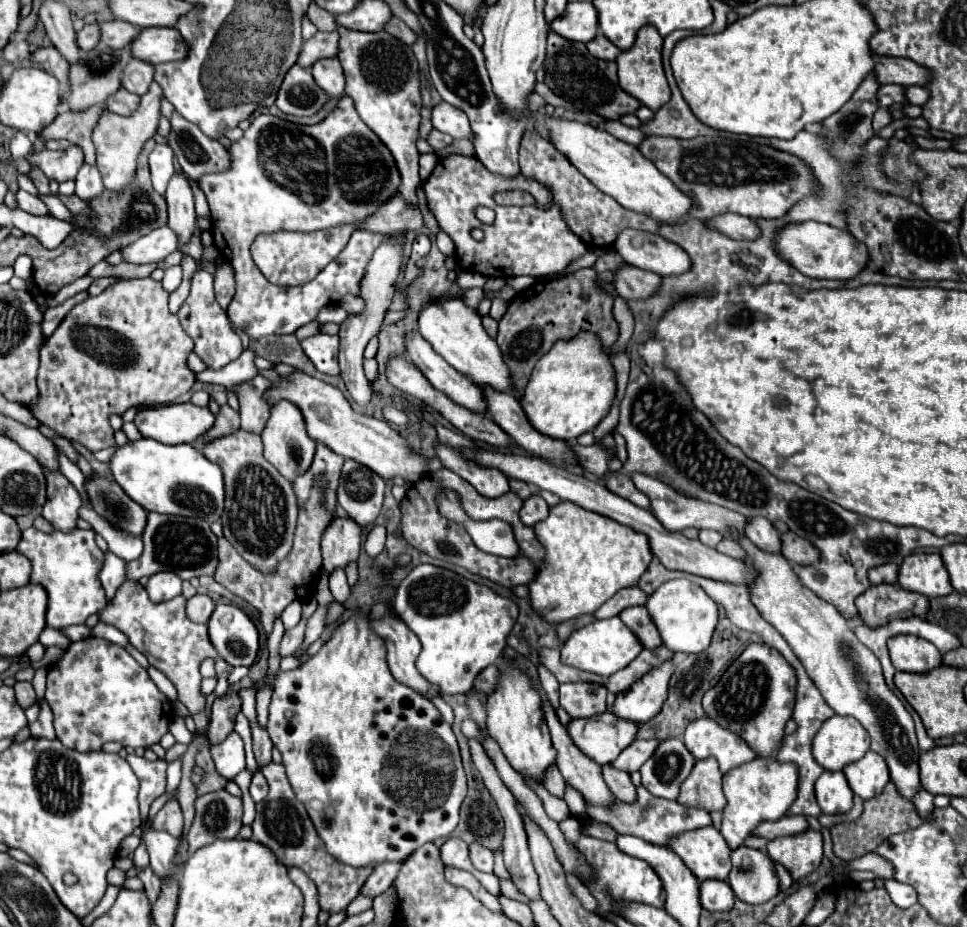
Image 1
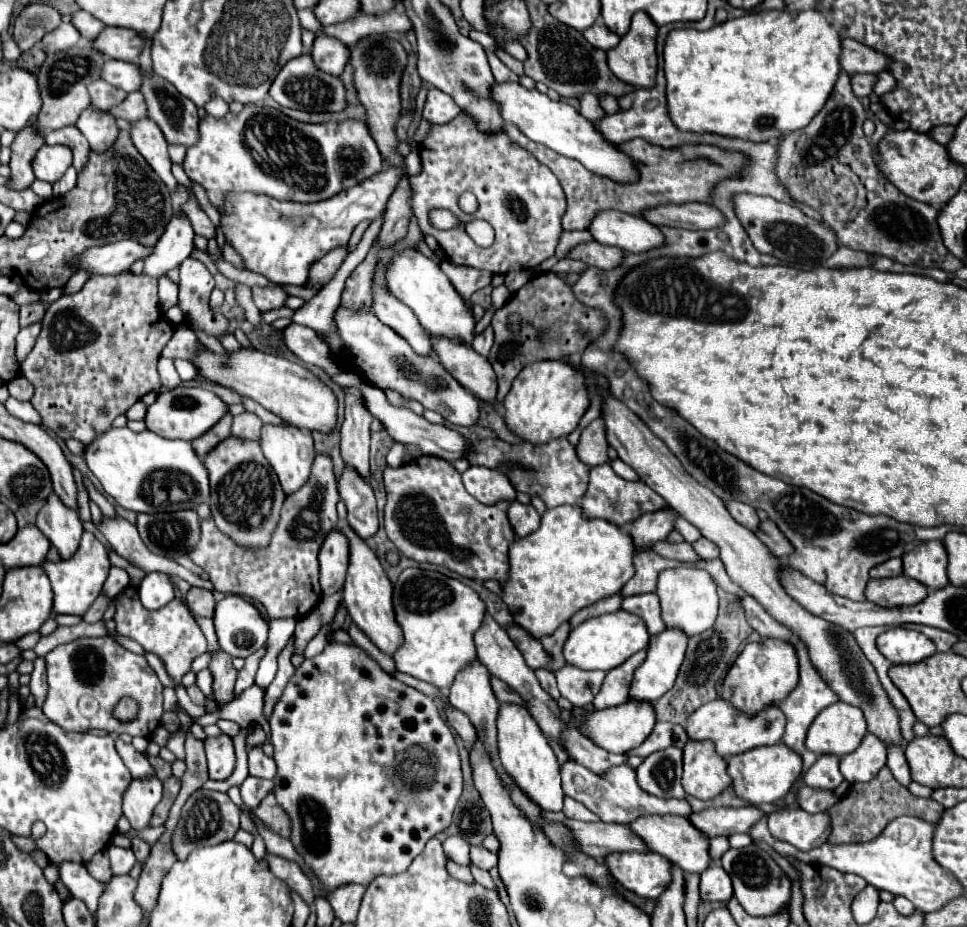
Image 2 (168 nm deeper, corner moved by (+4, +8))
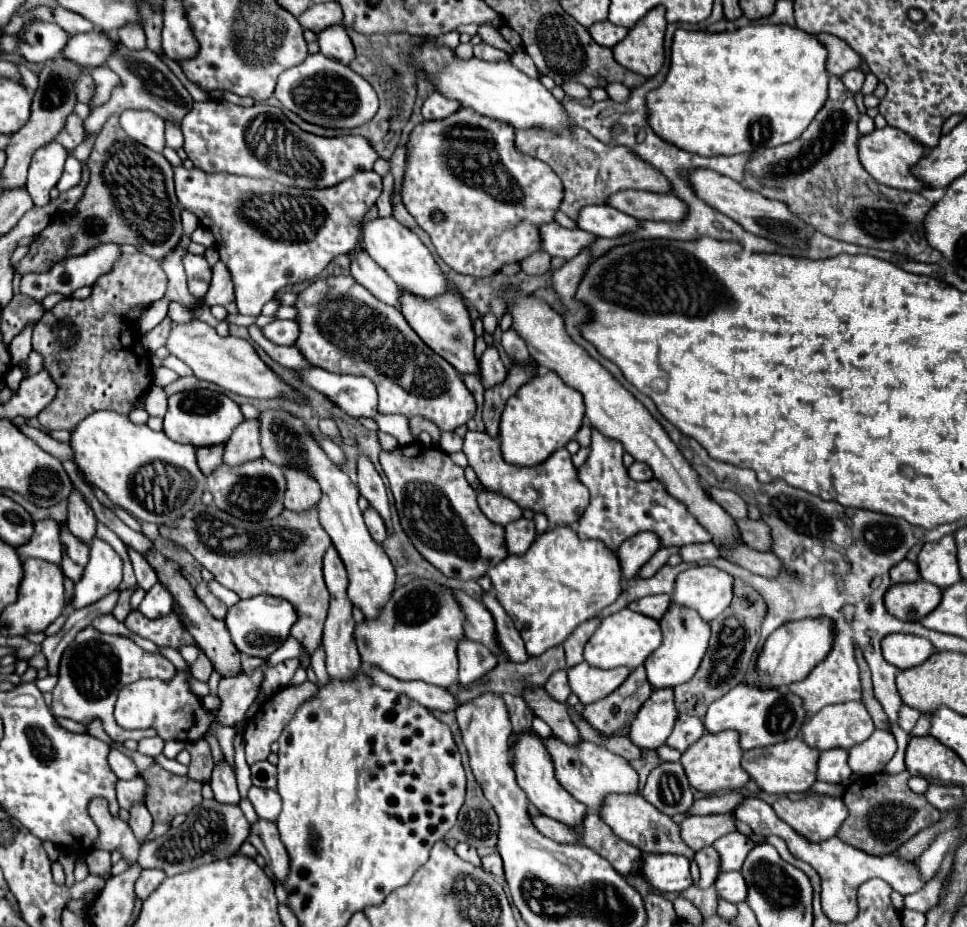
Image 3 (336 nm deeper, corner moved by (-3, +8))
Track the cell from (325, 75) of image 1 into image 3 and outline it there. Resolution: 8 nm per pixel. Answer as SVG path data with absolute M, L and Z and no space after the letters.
M333 26L333 28L325 28L323 32L319 32L319 46L321 46L321 54L337 60L341 64L351 64L355 58L355 48L353 42L349 38L349 34L341 28L341 26Z

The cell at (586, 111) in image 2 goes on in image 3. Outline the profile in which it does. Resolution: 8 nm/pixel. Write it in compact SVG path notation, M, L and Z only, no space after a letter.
M563 84L561 88L563 88L565 94L569 94L571 98L577 98L577 100L589 98L589 88L585 88L585 86L581 86L581 84Z

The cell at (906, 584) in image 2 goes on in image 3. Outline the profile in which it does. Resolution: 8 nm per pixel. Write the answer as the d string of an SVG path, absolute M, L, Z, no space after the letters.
M925 580L911 584L893 584L885 592L885 608L899 620L917 622L941 602L941 588Z

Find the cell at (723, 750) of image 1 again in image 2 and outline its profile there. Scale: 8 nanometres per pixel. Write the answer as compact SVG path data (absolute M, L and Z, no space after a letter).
M722 698L706 702L696 712L692 712L692 716L686 720L688 736L692 740L714 740L716 752L722 758L742 754L756 746L776 744L776 742L780 742L784 728L786 728L786 716L778 706L768 706L754 716L746 716L744 712L738 712L738 708L734 708L730 702L726 702Z

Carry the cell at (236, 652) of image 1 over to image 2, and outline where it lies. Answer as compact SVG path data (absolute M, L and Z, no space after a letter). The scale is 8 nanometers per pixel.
M226 596L216 604L214 626L220 650L230 656L248 658L266 644L266 616L242 596Z

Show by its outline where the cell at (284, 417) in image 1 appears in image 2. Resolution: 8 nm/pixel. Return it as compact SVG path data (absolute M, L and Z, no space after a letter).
M290 424L288 426L262 426L260 446L262 446L266 460L270 462L270 466L278 474L278 480L280 480L286 496L294 494L298 488L302 488L302 484L306 484L314 456L316 456L314 442L312 442L312 436L308 432L304 432L296 426L290 426Z

